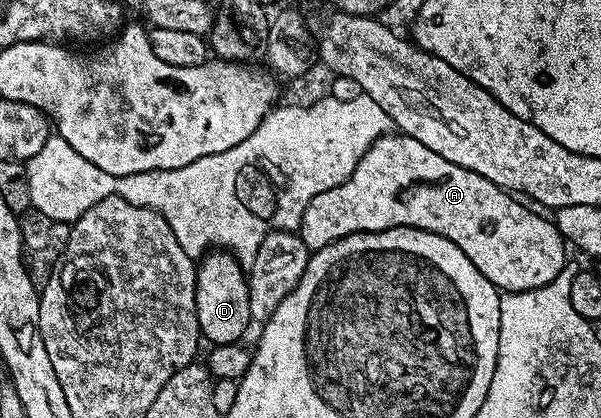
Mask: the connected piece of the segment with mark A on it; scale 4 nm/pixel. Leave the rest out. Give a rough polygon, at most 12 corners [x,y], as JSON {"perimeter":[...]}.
{"perimeter":[[381,135],[312,197],[316,252],[357,231],[424,229],[499,292],[535,291],[568,243],[521,198]]}

